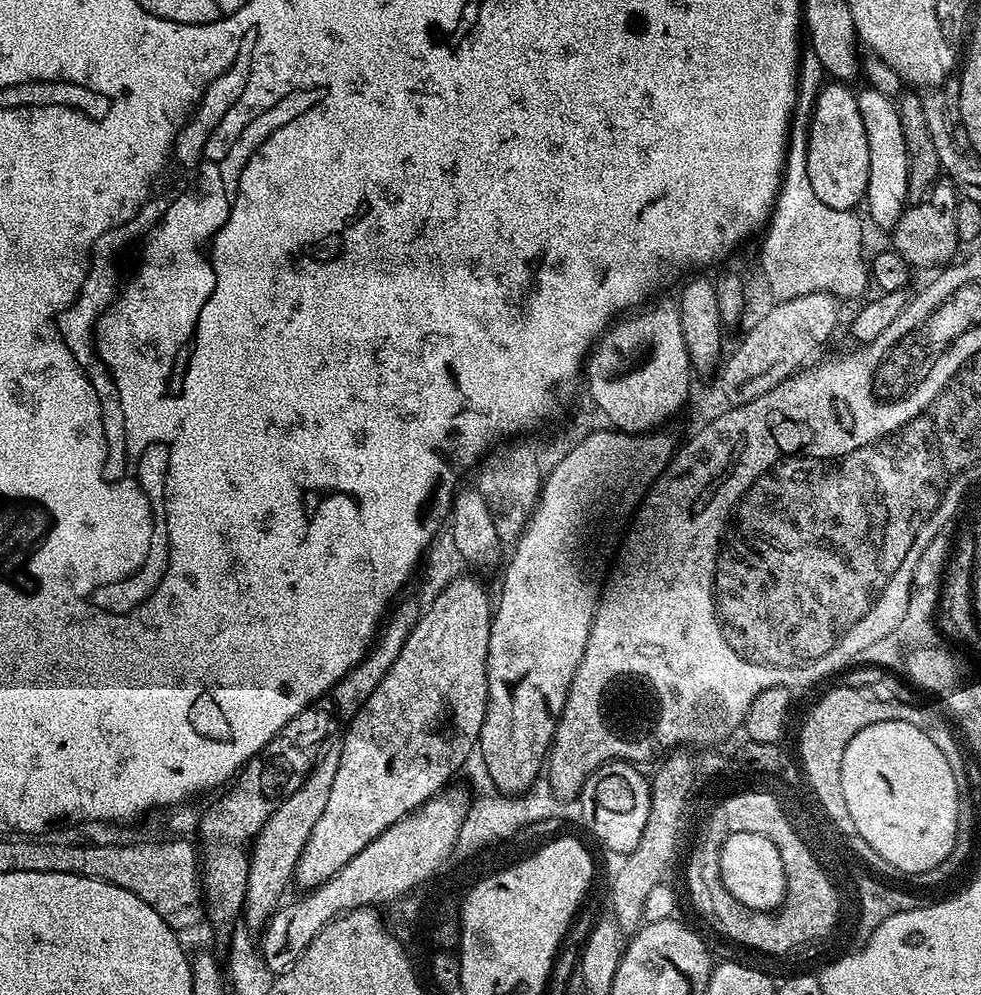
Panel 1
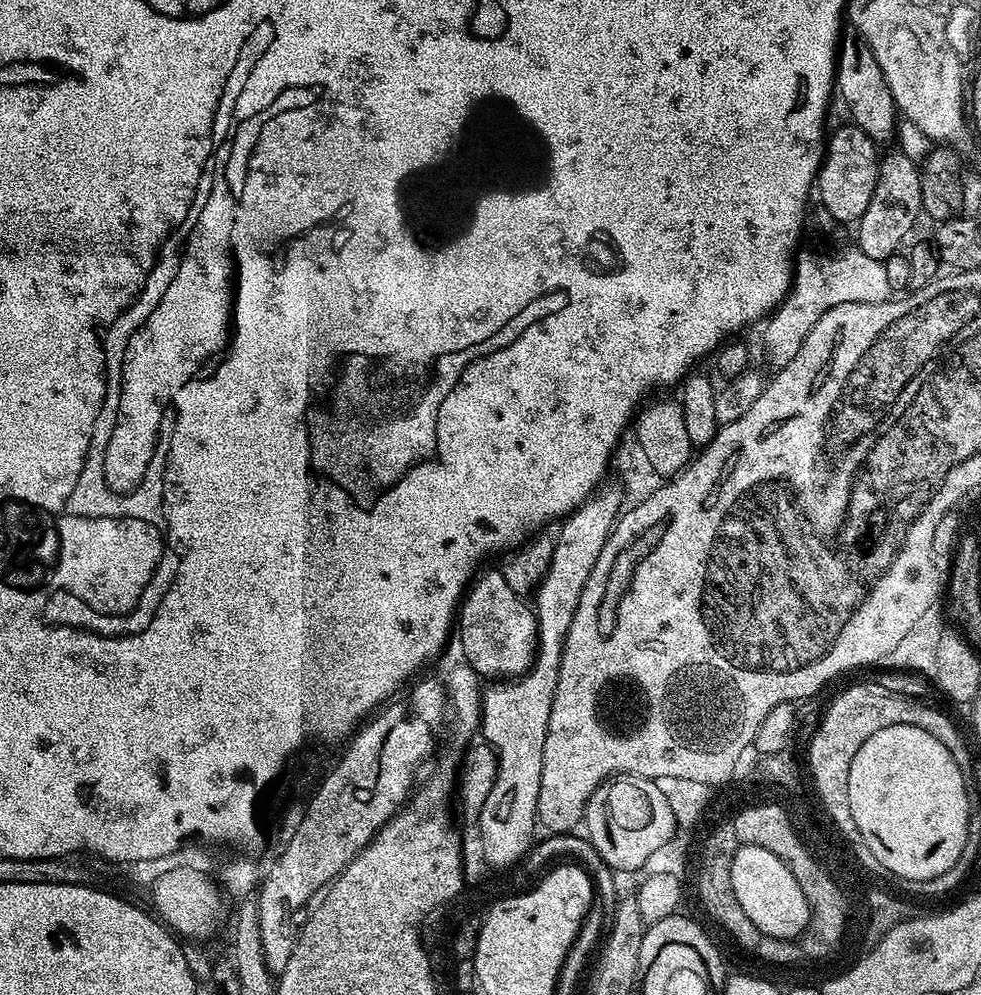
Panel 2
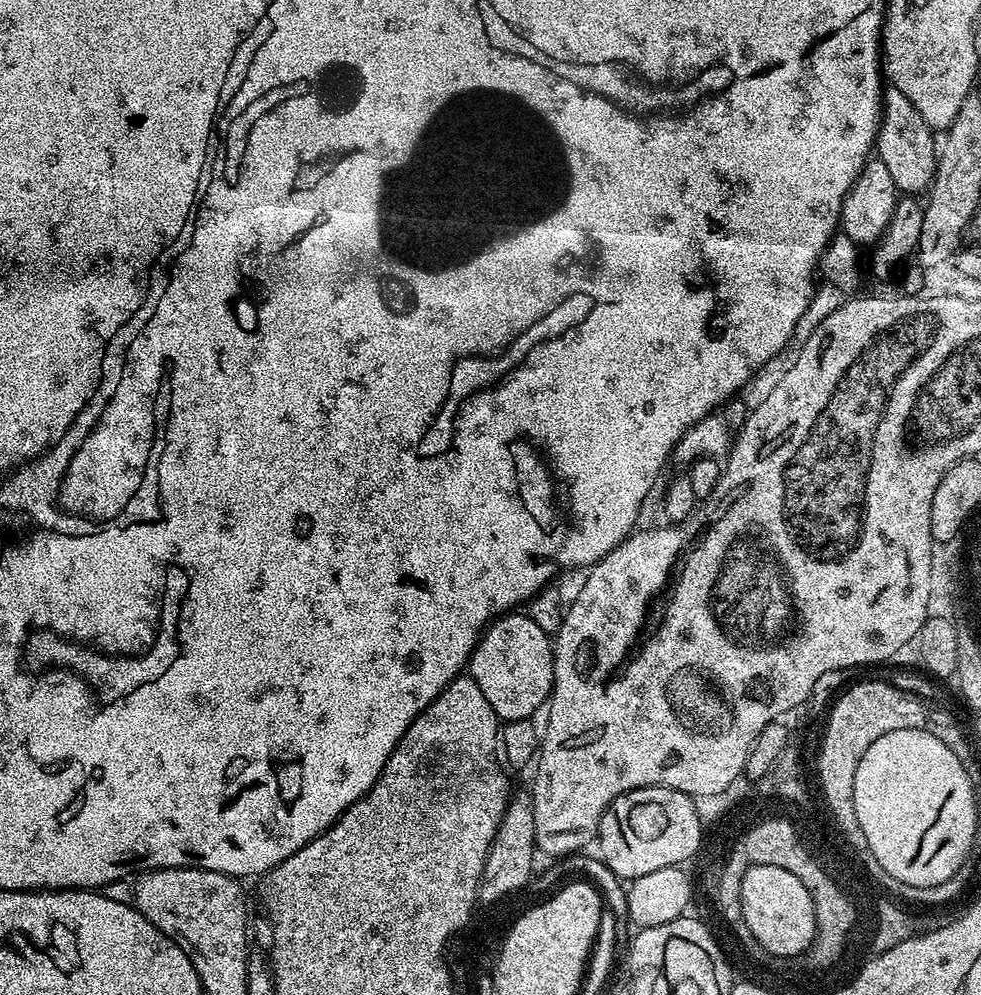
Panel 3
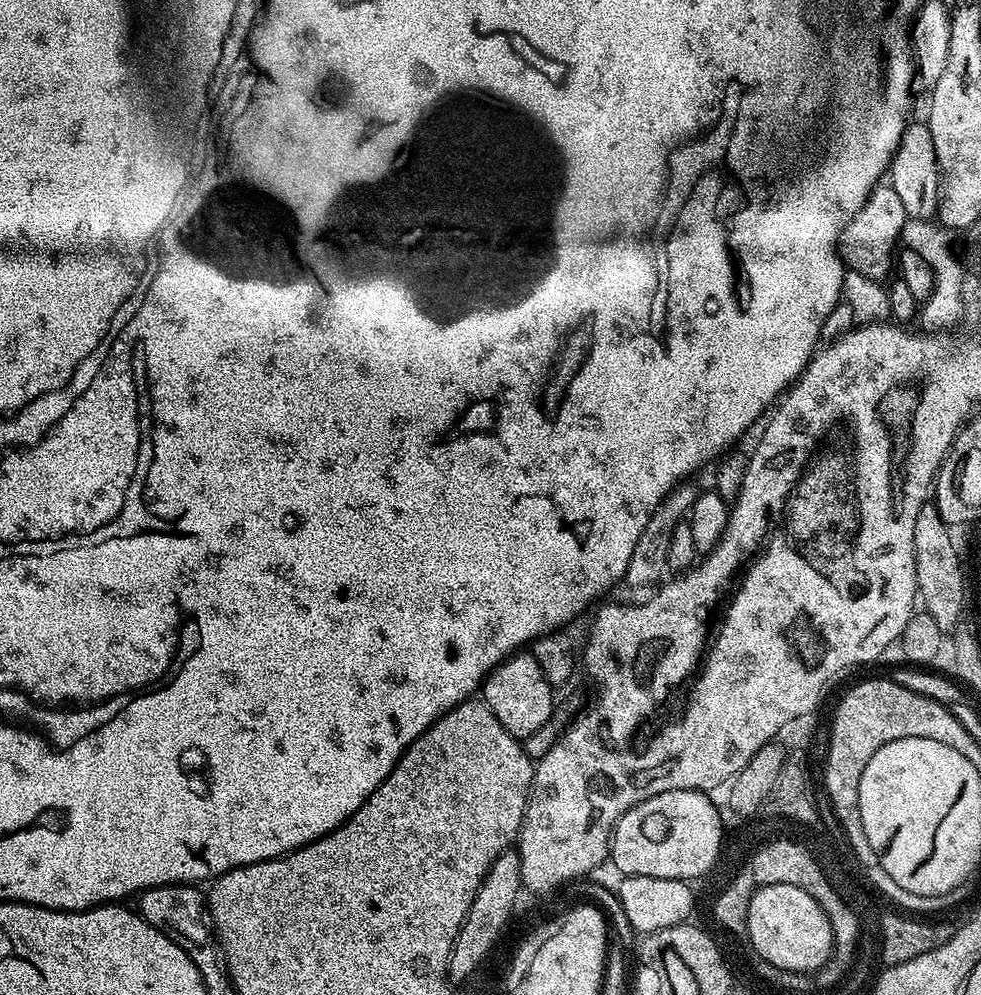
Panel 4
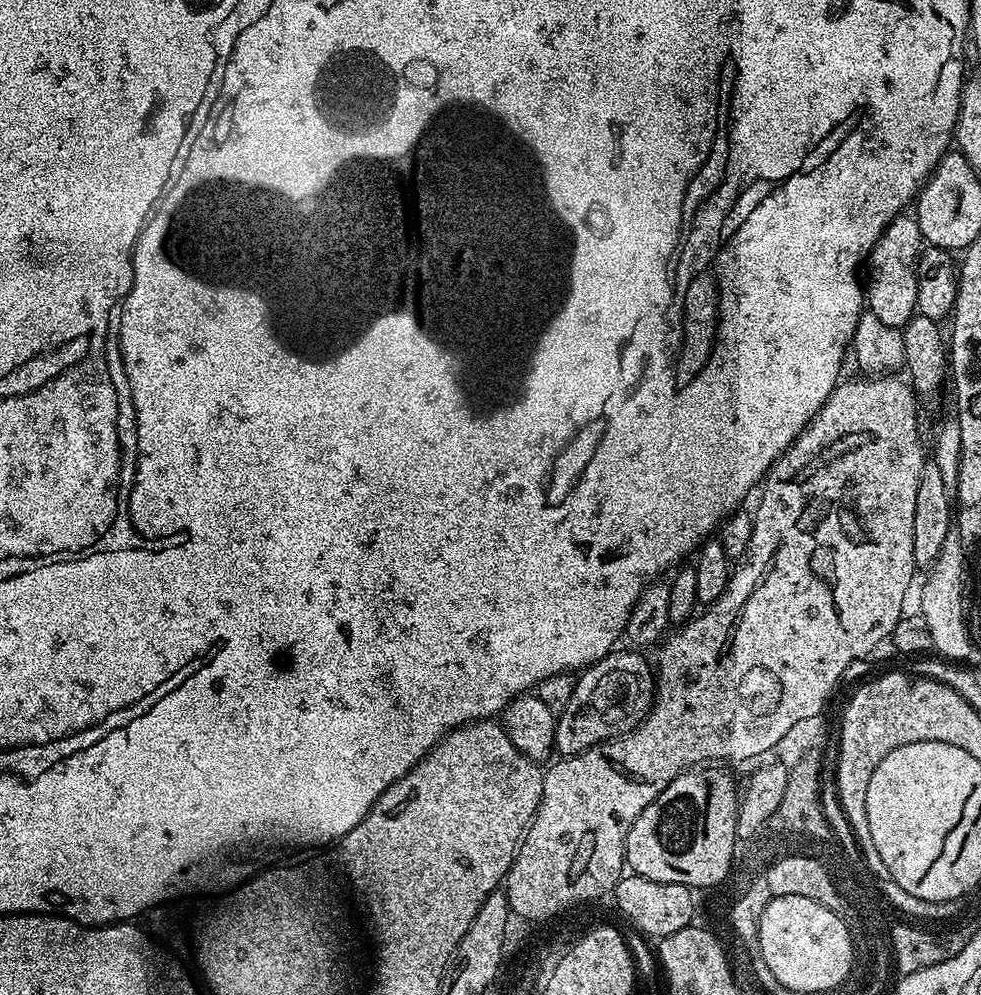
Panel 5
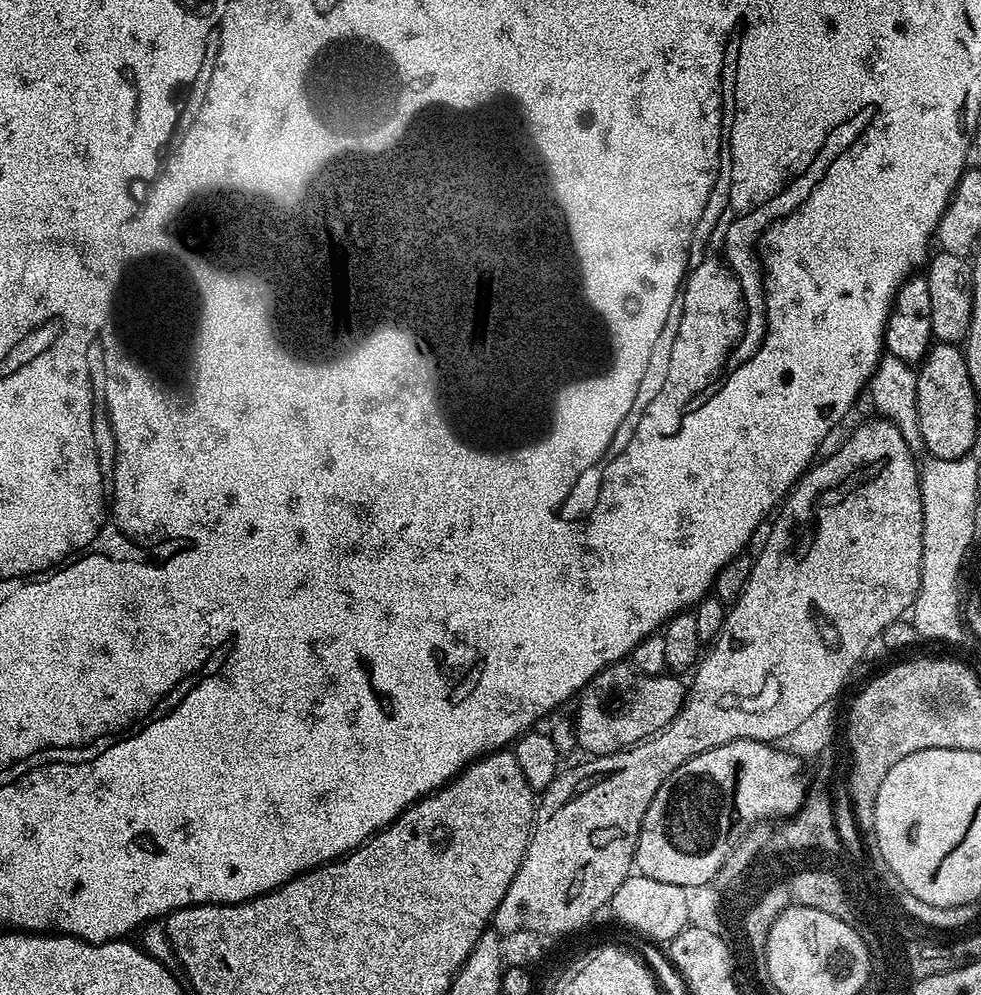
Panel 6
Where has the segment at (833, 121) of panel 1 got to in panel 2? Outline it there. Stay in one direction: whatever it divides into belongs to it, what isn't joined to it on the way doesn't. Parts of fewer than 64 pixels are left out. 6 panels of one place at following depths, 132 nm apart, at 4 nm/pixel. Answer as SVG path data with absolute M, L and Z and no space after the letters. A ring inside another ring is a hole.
M845 122L836 133L826 140L826 151L818 173L819 203L841 225L848 226L859 222L862 214L866 214L866 206L870 206L870 198L874 198L874 186L880 177L881 157L876 157L877 141L871 140L864 131L851 122Z

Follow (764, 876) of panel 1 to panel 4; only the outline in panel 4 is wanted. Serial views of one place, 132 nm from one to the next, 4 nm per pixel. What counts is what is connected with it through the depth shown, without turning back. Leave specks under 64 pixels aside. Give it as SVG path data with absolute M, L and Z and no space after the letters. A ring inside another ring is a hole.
M761 884L750 898L746 940L768 963L786 971L815 973L832 957L832 924L806 890L785 884Z

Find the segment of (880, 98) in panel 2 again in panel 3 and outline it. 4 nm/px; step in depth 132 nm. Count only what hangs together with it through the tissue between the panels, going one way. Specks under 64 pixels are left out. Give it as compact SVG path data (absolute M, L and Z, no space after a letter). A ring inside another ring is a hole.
M888 86L882 92L880 109L880 126L876 134L874 152L890 170L890 178L894 178L894 186L900 194L920 194L931 185L936 172L938 140L935 140L933 129L922 122L918 110L914 110L910 98L902 94L902 90Z

